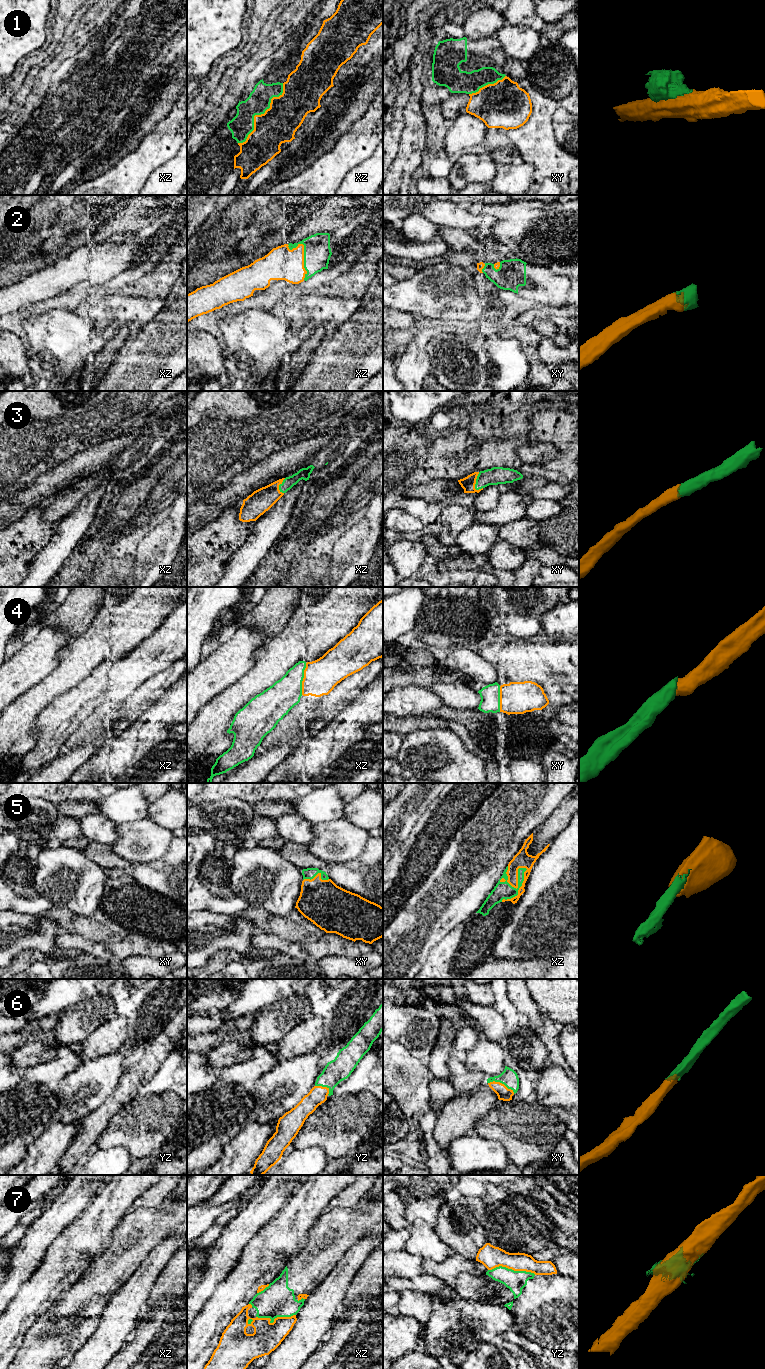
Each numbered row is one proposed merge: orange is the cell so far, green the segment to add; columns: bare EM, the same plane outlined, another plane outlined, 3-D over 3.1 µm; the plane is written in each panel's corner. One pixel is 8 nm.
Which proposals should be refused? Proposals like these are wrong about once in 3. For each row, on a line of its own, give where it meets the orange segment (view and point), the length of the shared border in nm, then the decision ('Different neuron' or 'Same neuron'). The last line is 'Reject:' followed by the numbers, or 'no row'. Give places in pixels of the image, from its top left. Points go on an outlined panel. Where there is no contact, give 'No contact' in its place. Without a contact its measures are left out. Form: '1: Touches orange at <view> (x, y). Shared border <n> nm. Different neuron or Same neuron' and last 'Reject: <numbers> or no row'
1: Touches orange at xz (261, 114). Shared border 600 nm. Different neuron
2: Touches orange at xz (303, 253). Shared border 320 nm. Same neuron
3: Touches orange at xy (475, 481). Shared border 150 nm. Same neuron
4: Touches orange at xz (303, 679). Shared border 260 nm. Same neuron
5: Touches orange at xz (519, 889). Shared border 340 nm. Same neuron
6: Touches orange at xy (501, 1083). Shared border 240 nm. Same neuron
7: Touches orange at yz (512, 1269). Shared border 380 nm. Different neuron
Reject: 1, 7

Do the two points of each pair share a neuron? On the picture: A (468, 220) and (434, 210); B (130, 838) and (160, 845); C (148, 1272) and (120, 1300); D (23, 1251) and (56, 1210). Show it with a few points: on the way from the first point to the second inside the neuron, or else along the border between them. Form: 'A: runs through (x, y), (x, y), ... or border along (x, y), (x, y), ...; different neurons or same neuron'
A: runs through (460, 218), (442, 213); same neuron
B: runs through (137, 840), (153, 841); same neuron
C: runs through (142, 1279), (127, 1294); same neuron
D: runs through (33, 1241), (54, 1220); same neuron

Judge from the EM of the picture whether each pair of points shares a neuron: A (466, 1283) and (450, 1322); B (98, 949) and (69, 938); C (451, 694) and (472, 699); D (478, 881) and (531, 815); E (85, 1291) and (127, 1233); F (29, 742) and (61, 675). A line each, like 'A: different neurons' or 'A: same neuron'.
A: different neurons
B: same neuron
C: same neuron
D: same neuron
E: same neuron
F: same neuron

